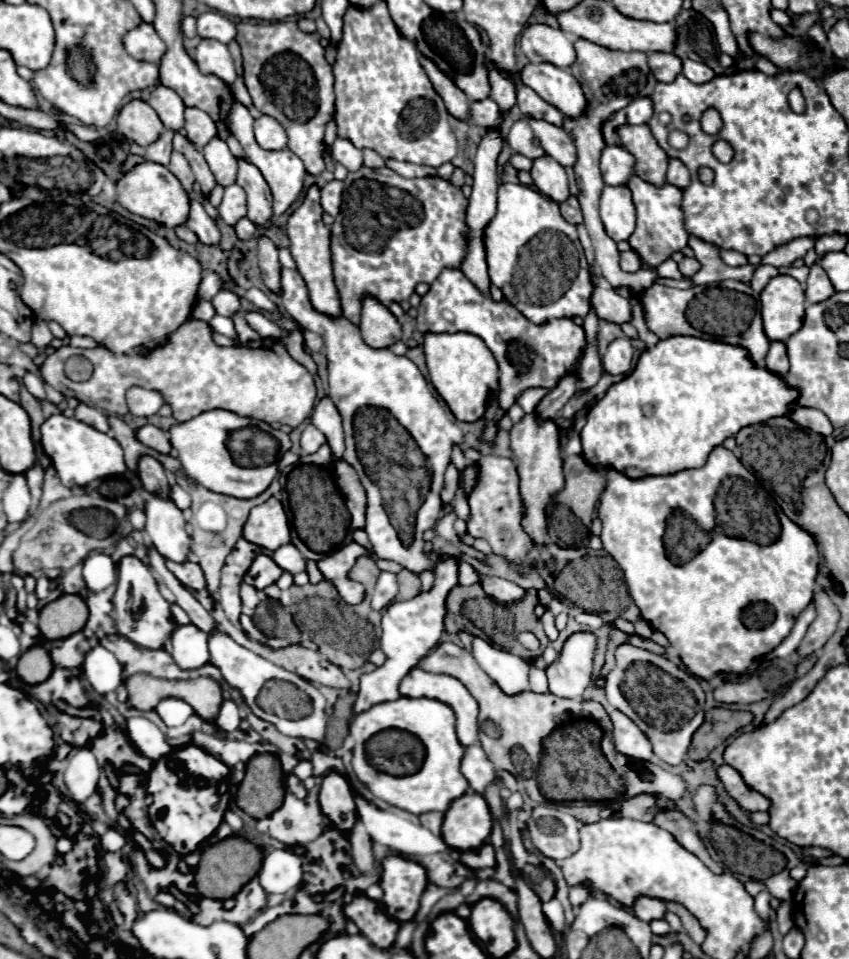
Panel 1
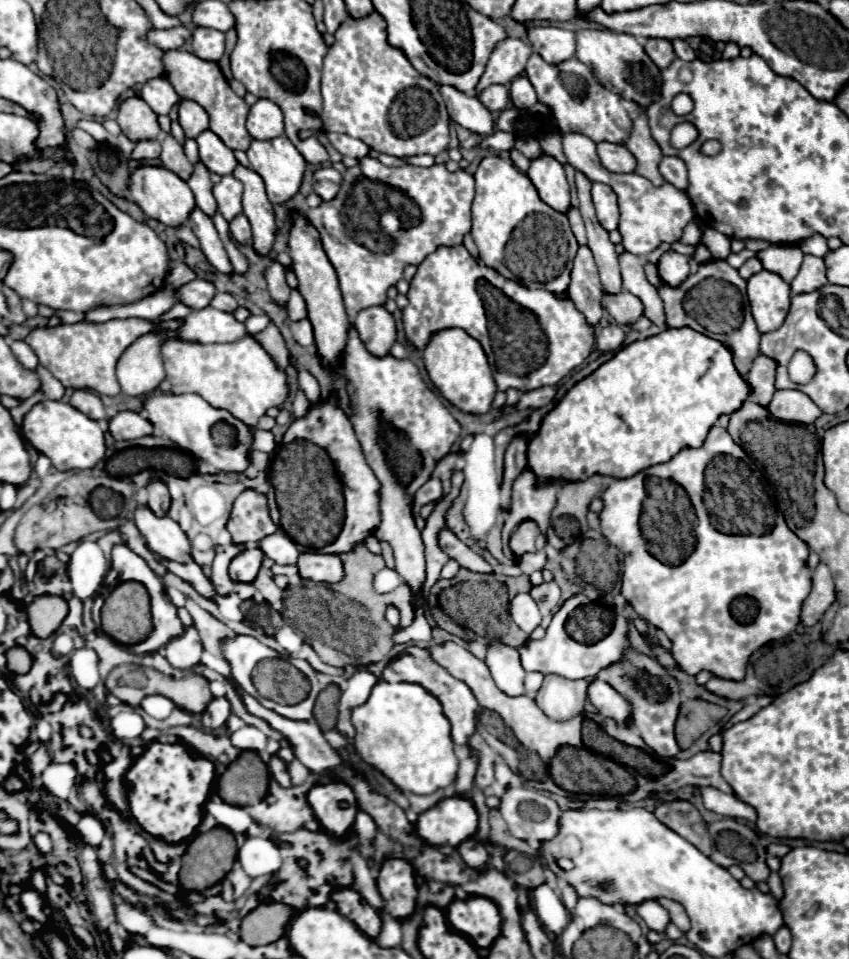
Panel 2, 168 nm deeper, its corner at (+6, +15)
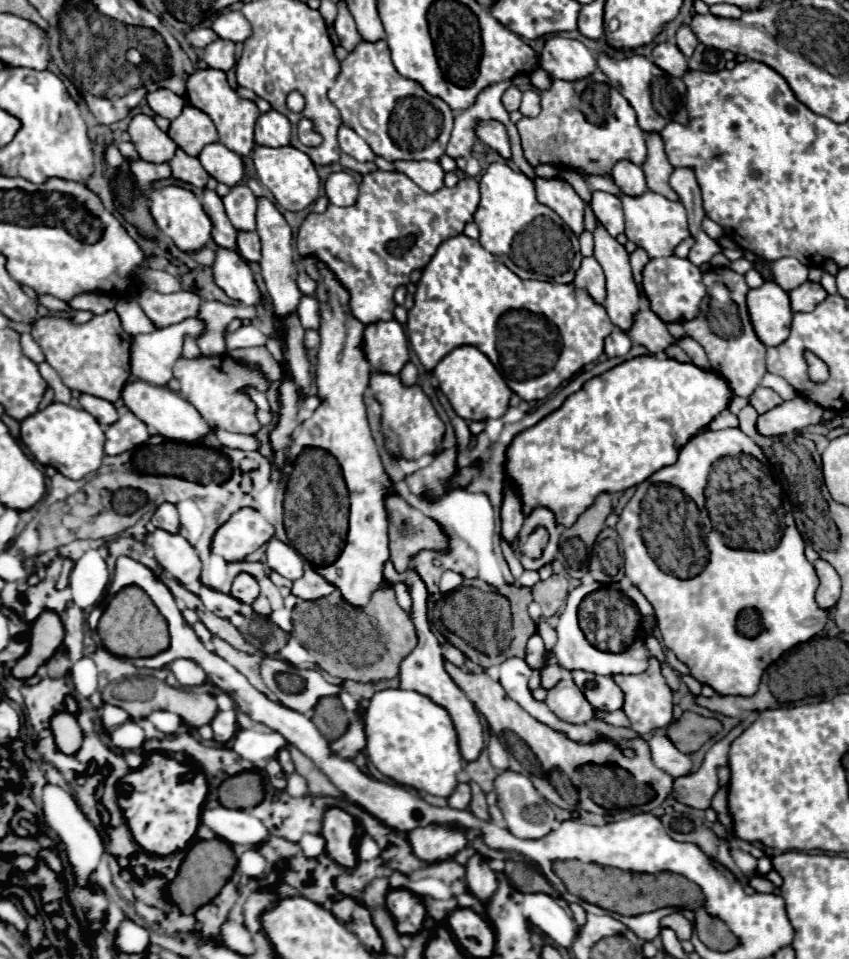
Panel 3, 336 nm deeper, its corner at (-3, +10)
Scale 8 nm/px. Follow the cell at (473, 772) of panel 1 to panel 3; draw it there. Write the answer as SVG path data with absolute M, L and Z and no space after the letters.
M460 783L454 789L454 793L448 797L448 805L452 809L466 809L468 803L470 803L470 787L468 787L468 783Z

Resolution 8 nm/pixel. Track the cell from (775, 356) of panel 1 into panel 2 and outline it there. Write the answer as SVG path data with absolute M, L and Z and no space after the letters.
M759 352L759 356L753 360L753 366L747 374L747 382L753 388L755 398L759 400L759 404L767 406L773 392L775 392L775 374L777 374L777 360L771 356L763 356Z

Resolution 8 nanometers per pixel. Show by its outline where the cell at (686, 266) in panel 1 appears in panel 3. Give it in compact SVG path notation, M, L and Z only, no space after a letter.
M676 255L666 259L650 259L642 273L642 289L644 297L650 303L650 309L664 323L684 323L700 313L700 301L706 297L706 289L702 285L702 273L688 259L680 259Z

